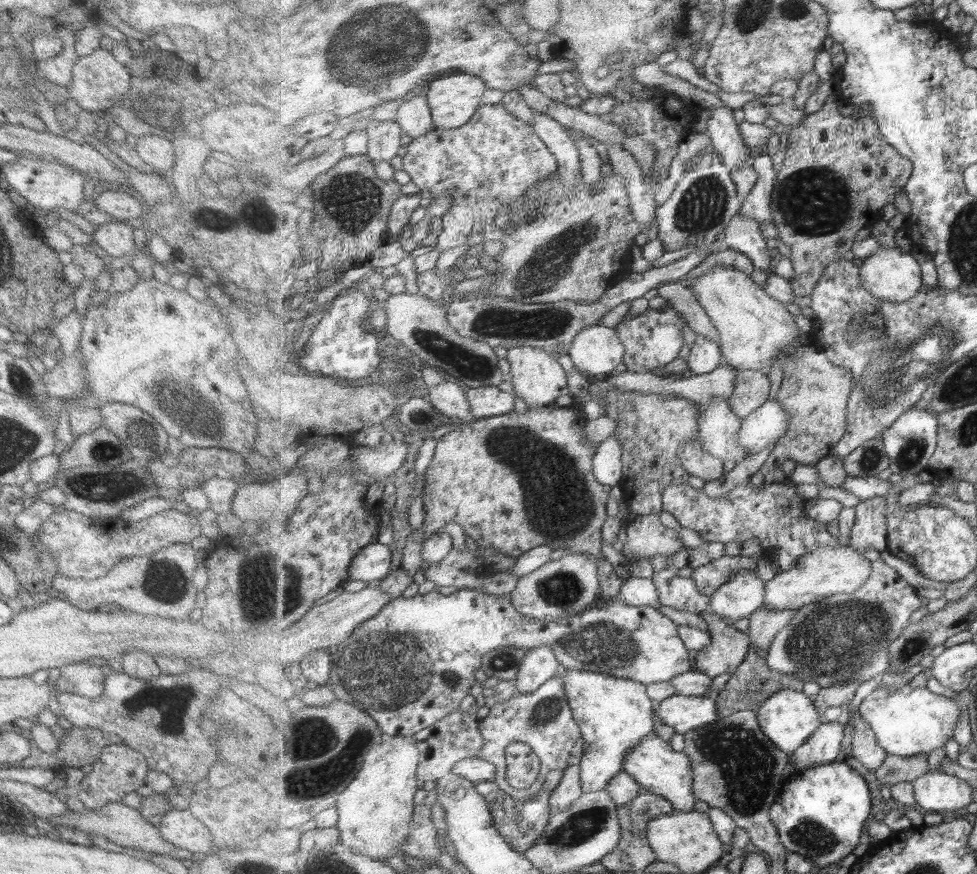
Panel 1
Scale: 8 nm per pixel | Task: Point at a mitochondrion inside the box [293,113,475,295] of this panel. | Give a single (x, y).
(352, 203)

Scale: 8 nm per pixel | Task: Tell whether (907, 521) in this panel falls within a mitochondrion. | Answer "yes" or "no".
no

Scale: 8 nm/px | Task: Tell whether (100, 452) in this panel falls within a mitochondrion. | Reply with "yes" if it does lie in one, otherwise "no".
yes

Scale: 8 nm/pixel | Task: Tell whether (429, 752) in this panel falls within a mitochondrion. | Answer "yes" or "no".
no

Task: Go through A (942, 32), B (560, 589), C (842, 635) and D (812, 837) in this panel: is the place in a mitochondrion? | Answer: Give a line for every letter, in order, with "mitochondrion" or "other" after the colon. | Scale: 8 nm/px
A: other
B: mitochondrion
C: mitochondrion
D: mitochondrion

